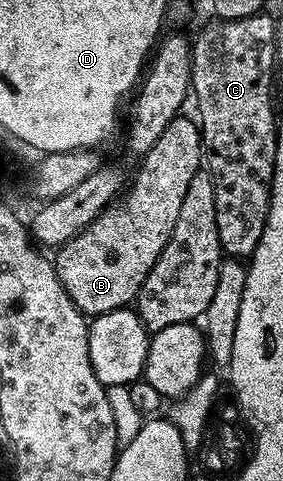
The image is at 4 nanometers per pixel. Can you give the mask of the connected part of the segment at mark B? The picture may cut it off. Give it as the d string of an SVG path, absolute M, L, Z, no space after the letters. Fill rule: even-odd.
M183 118L169 121L165 133L157 137L157 145L141 156L143 164L135 180L132 183L130 180L129 190L122 196L123 203L121 199L106 207L84 231L54 252L55 272L65 293L88 317L134 304L149 269L161 257L173 225L177 225L189 181L193 181L205 159L200 124L194 118Z

